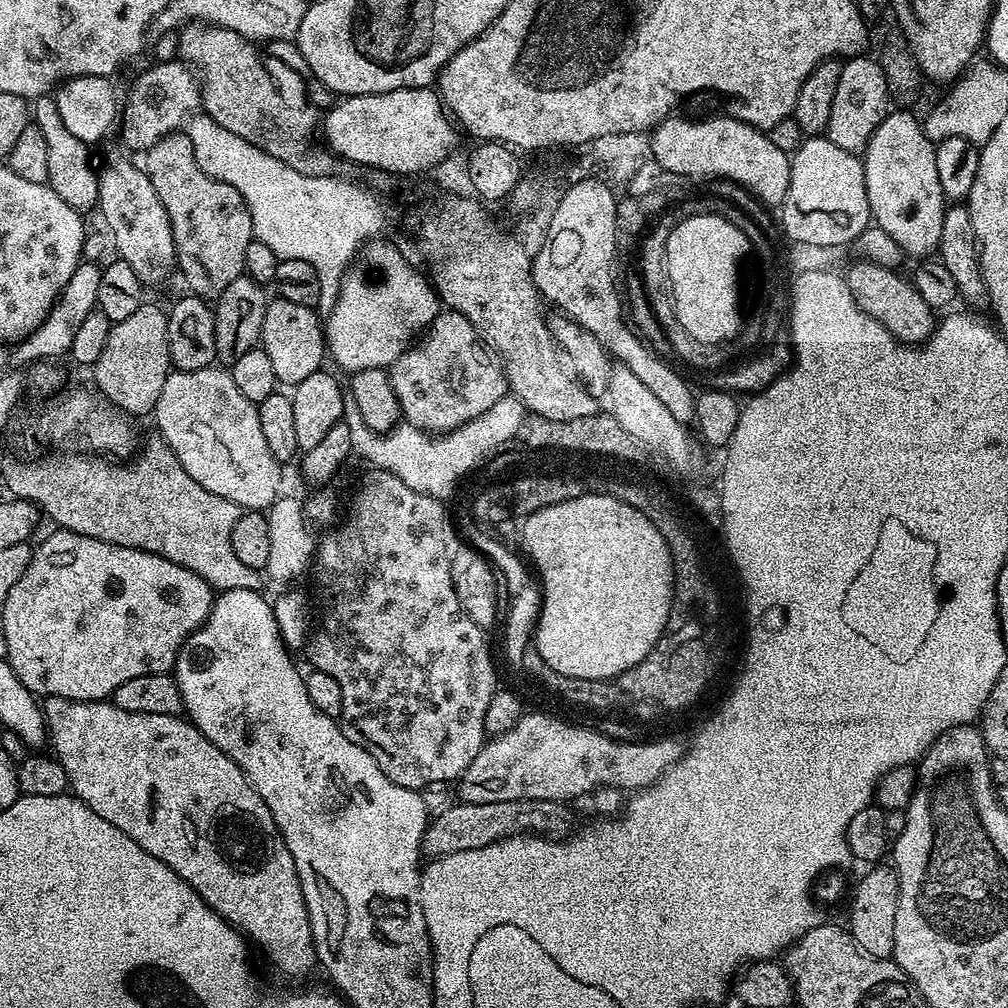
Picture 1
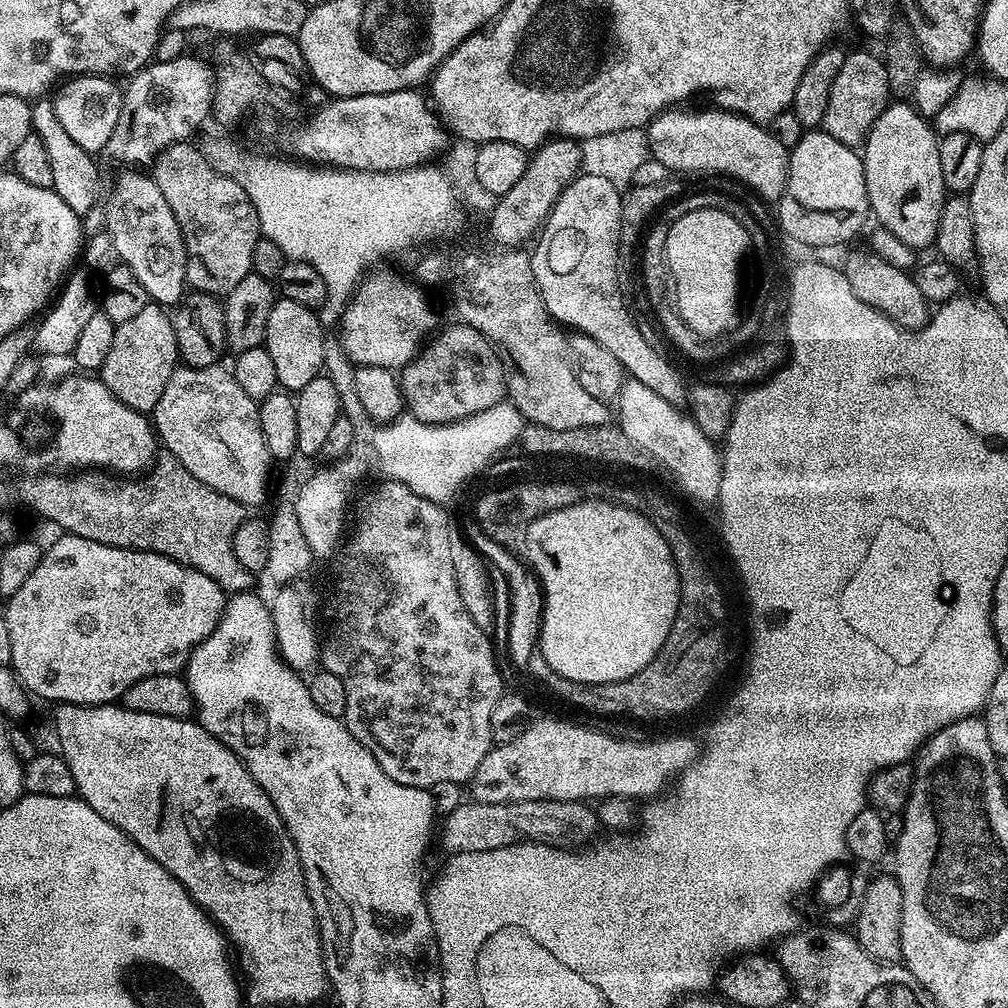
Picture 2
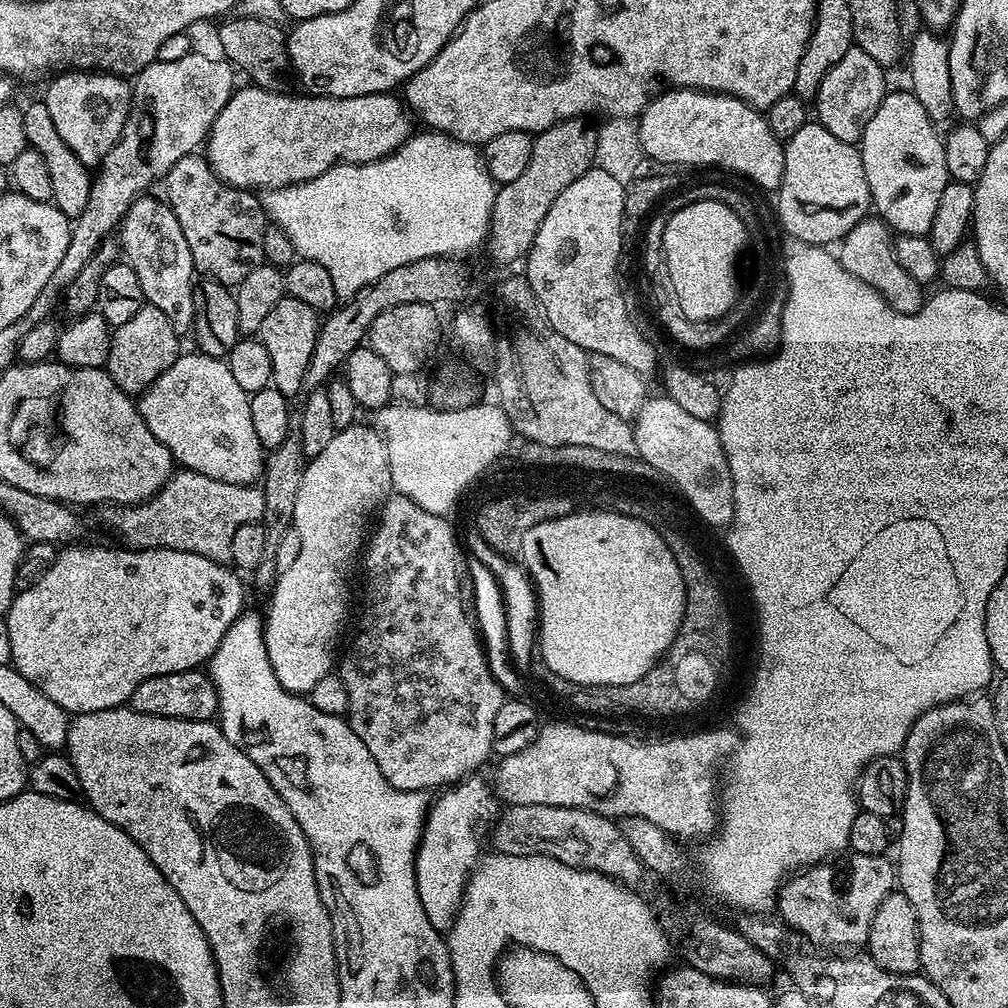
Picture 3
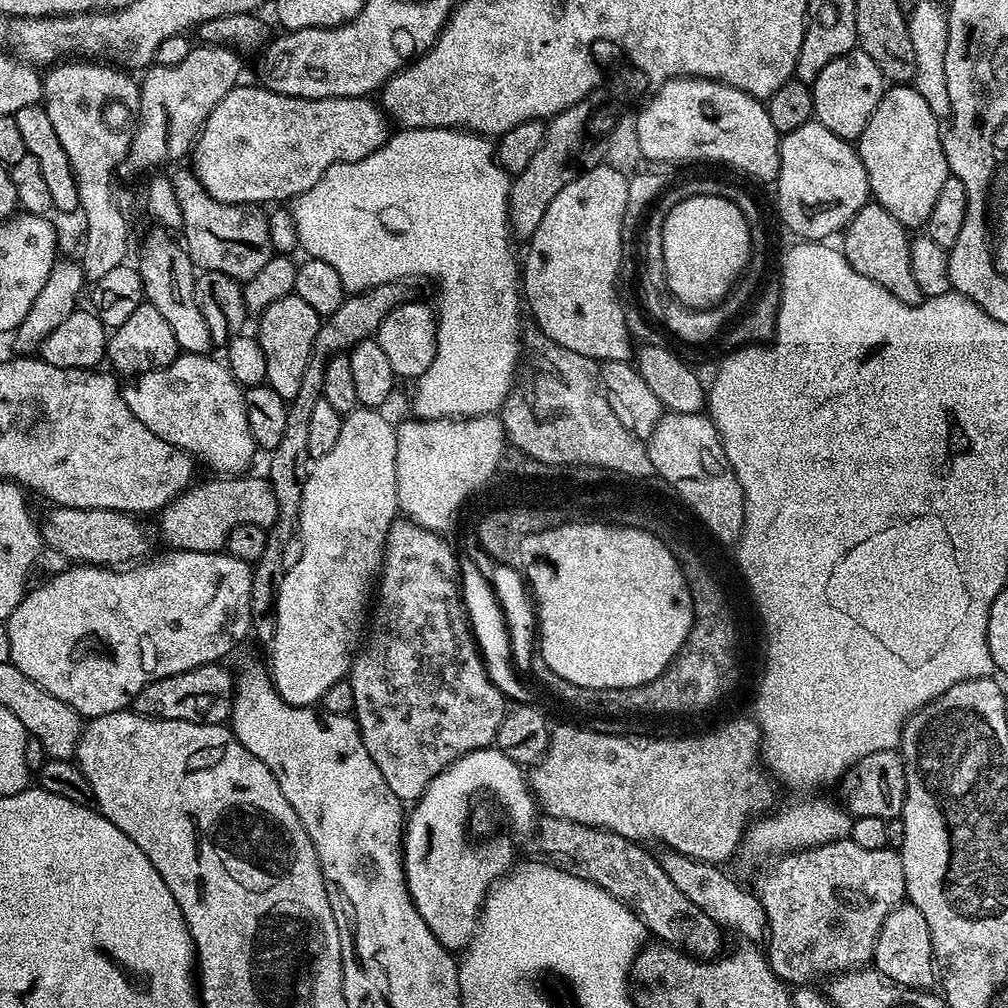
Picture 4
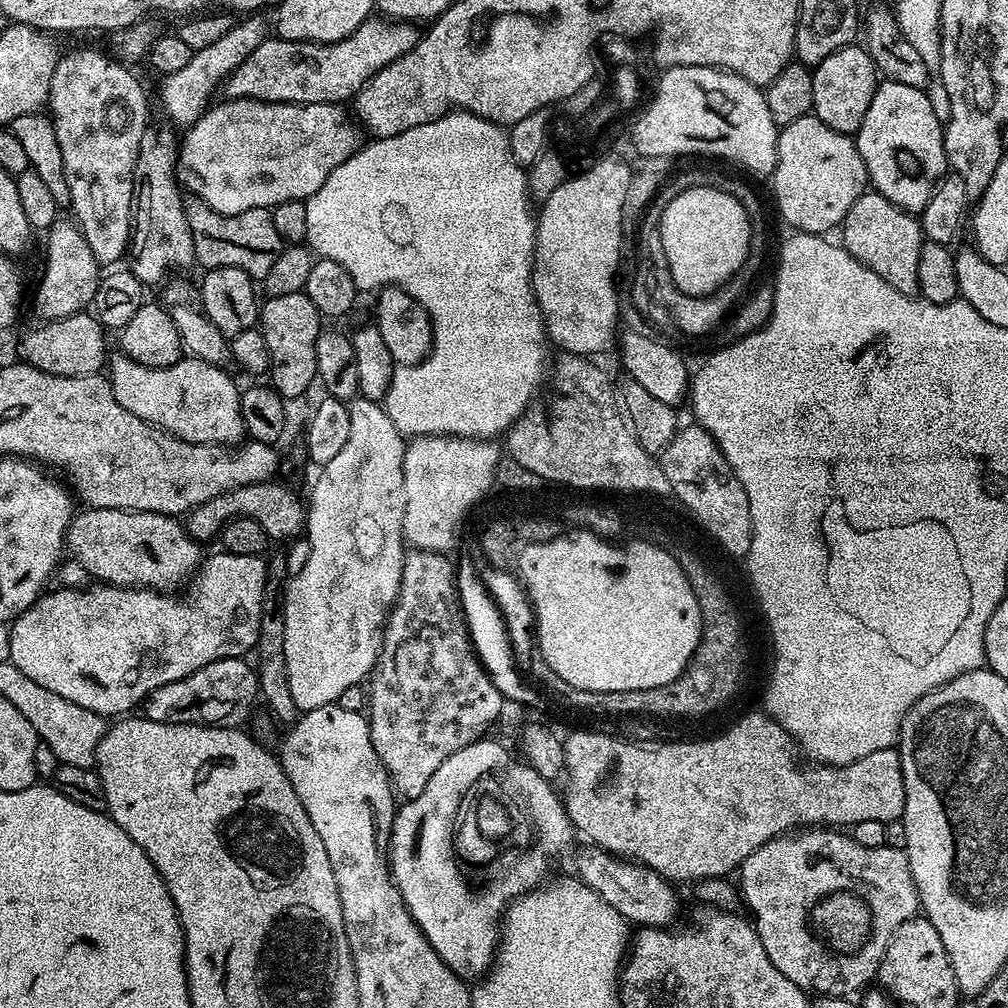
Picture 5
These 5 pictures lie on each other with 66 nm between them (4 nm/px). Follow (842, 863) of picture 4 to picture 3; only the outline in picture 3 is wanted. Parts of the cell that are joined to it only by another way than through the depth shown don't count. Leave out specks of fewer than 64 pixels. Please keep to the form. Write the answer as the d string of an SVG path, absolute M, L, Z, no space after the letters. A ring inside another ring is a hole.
M853 855L848 868L848 881L841 890L836 885L836 876L827 863L803 869L780 885L778 893L779 919L794 931L801 932L812 944L821 944L824 950L856 950L867 945L870 922L878 906L897 887L898 872L887 860L887 855Z

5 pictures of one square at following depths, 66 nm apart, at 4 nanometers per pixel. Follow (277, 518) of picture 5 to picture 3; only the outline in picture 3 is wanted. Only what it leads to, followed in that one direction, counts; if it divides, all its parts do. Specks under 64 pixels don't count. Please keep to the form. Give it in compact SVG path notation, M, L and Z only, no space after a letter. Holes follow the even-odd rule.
M189 468L173 471L172 477L143 504L108 506L103 509L104 520L121 536L127 547L165 548L200 554L219 564L231 561L230 538L238 526L257 523L266 510L263 487L256 484L218 482Z

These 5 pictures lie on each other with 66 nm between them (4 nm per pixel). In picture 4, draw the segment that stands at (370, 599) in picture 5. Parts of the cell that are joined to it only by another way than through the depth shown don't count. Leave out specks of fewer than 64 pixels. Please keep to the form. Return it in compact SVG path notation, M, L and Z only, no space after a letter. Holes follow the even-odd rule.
M355 408L349 416L344 417L338 442L334 442L334 447L327 454L322 454L322 458L315 460L308 470L305 488L302 490L298 525L302 558L294 567L287 569L276 592L276 633L270 643L272 683L276 686L276 693L288 705L311 707L319 703L330 686L334 686L334 682L347 677L354 653L362 644L366 613L384 562L388 535L400 512L396 430L393 421L388 421L382 413L374 408Z

